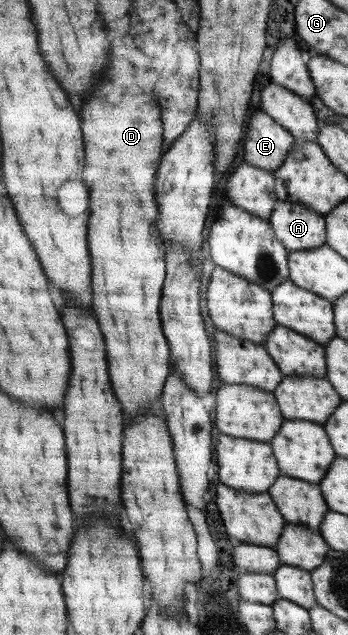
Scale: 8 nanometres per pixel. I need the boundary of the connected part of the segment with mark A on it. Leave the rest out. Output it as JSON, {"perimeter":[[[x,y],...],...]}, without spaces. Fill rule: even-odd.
{"perimeter":[[[277,201],[268,222],[277,240],[290,252],[325,245],[325,219],[309,208]]]}

